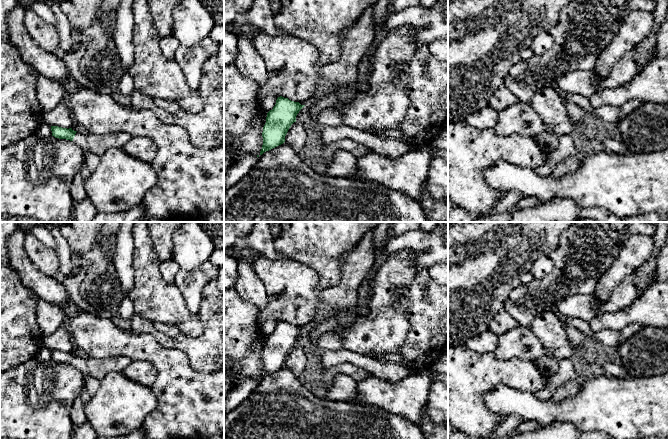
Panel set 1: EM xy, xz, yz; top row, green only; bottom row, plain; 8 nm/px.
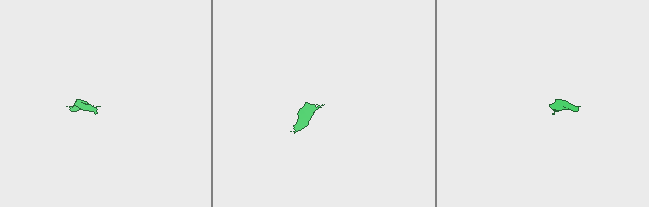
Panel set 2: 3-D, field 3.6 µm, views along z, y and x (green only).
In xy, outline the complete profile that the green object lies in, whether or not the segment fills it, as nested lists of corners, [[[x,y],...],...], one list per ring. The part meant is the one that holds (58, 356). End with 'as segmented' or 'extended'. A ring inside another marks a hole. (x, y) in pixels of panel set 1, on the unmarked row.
[[[51,350],[51,355],[52,360],[55,362],[73,365],[78,370],[82,371],[84,375],[90,375],[100,381],[109,372],[122,372],[132,362],[132,360],[127,357],[98,359],[74,355],[72,352],[67,353],[58,350]]]; extended

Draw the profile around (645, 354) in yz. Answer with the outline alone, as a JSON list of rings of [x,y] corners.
[[[641,327],[632,337],[618,345],[617,353],[626,376],[651,377],[668,372],[668,327]]]

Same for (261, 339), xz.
[[[262,332],[259,333],[259,335],[255,338],[256,341],[256,346],[258,348],[260,348],[262,351],[264,351],[265,347],[266,347],[266,341],[267,341],[267,337],[265,334],[263,334]]]

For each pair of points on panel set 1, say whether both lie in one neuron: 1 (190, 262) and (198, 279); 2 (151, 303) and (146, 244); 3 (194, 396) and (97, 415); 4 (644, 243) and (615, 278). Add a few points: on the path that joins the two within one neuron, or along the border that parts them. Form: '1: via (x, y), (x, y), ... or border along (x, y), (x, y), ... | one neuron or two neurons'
1: border along (208, 260), (196, 268), (181, 269) | two neurons
2: via (149, 288), (146, 259) | one neuron
3: border along (150, 387), (156, 397), (157, 405), (143, 423) | two neurons
4: via (635, 252), (620, 269) | one neuron

